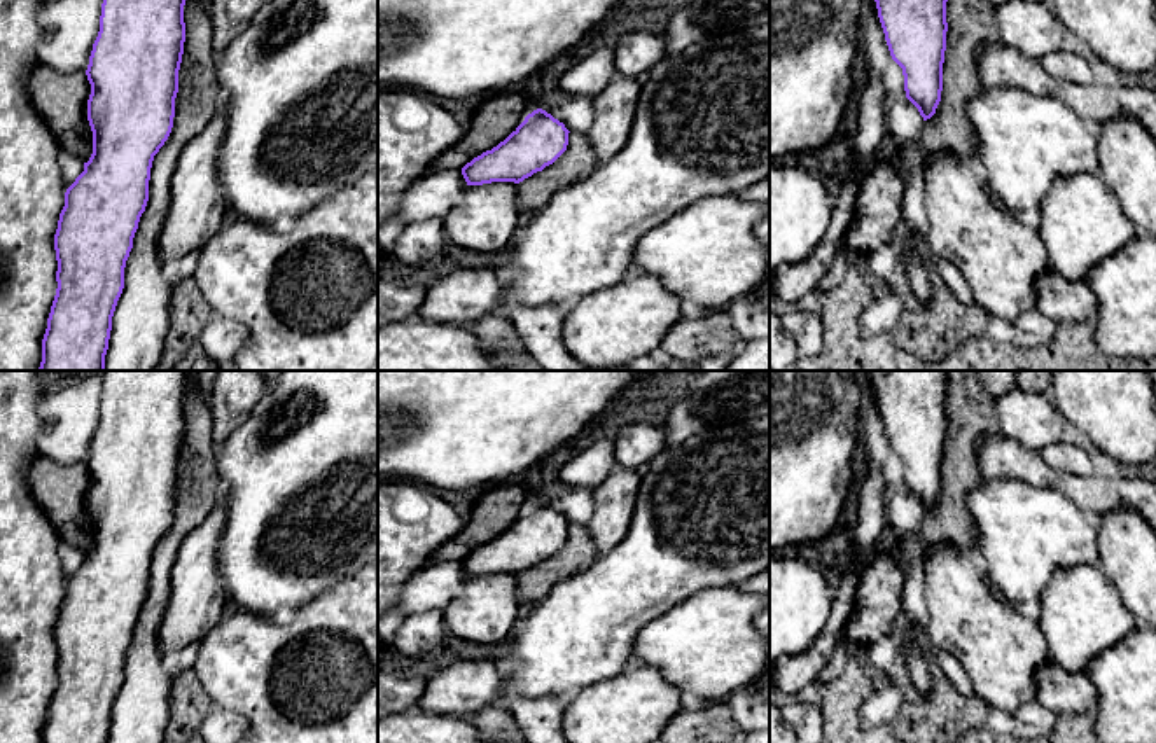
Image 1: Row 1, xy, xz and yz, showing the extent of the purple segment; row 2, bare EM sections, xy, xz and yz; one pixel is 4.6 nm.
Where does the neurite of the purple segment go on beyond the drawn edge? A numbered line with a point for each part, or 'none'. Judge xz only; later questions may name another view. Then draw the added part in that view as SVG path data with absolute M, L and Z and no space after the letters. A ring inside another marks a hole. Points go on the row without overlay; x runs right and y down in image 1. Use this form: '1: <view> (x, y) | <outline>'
1: xz (578, 553) | M570 523L567 542L553 556L518 575L518 596L525 605L539 603L560 580L588 570L596 558L588 528Z

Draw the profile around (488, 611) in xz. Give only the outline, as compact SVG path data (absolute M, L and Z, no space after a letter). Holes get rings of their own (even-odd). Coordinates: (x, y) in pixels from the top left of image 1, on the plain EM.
M518 575L467 577L458 598L441 612L448 629L477 643L511 640L526 607L518 596Z

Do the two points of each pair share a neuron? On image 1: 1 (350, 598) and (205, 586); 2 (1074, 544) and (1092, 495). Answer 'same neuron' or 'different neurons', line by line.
1: different neurons
2: different neurons

